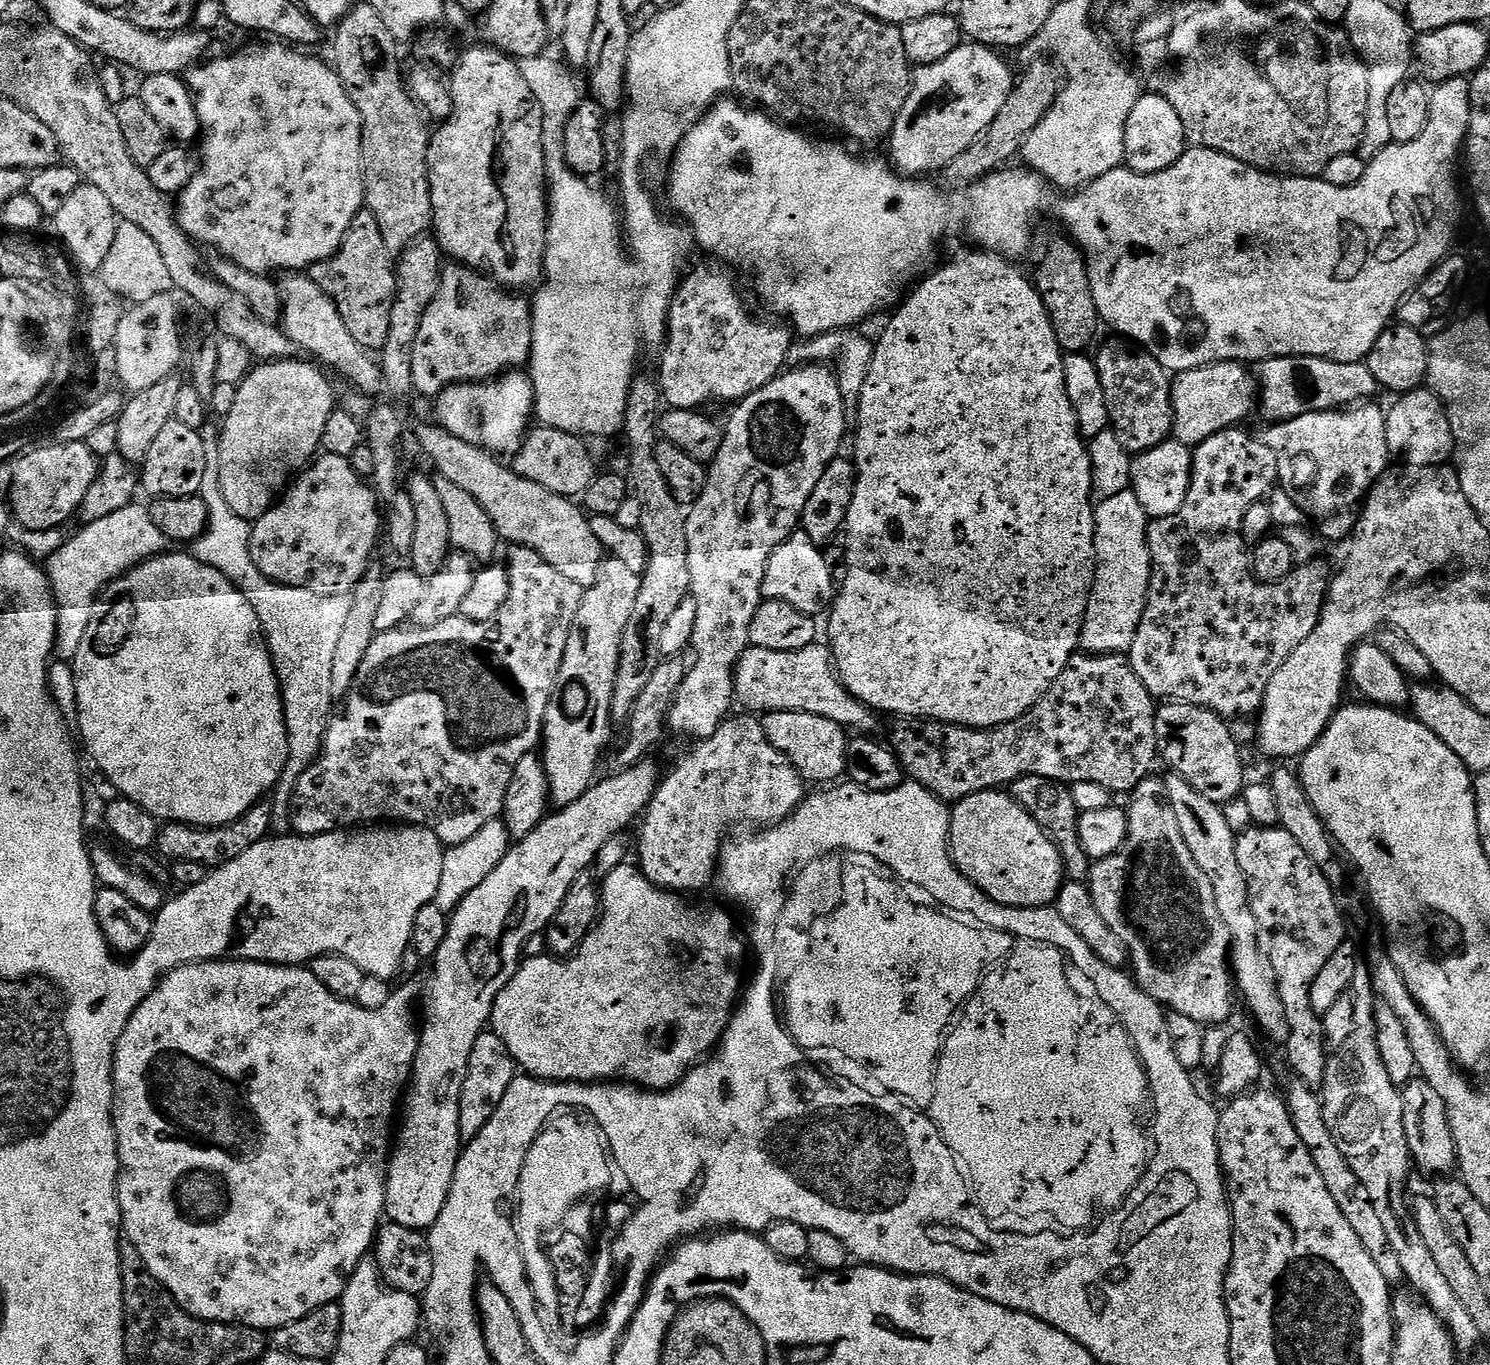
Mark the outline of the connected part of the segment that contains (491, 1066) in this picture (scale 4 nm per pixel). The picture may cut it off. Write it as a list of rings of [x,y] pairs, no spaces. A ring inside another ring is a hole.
[[[491,1030],[480,1033],[474,1042],[474,1050],[470,1050],[470,1062],[466,1066],[466,1078],[462,1082],[460,1109],[458,1110],[458,1126],[461,1141],[474,1139],[477,1134],[494,1118],[494,1110],[502,1106],[502,1098],[506,1098],[506,1090],[515,1082],[518,1075],[516,1059],[506,1050],[506,1042],[498,1038]]]

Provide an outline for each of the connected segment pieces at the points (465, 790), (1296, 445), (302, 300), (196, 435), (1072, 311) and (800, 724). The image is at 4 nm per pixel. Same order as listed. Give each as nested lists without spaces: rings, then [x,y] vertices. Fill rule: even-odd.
[[[513,547],[510,575],[512,586],[502,610],[481,624],[457,622],[455,619],[438,622],[438,626],[417,628],[401,626],[381,632],[370,642],[370,650],[366,650],[366,658],[362,658],[362,666],[351,688],[346,693],[348,701],[344,704],[344,713],[337,715],[328,725],[328,733],[320,756],[310,770],[302,774],[298,780],[296,792],[292,796],[292,832],[298,836],[321,836],[327,832],[355,830],[361,826],[376,826],[381,822],[395,822],[397,825],[415,824],[417,828],[430,830],[445,846],[461,844],[466,838],[474,838],[486,822],[497,819],[503,813],[506,790],[510,786],[510,778],[514,778],[514,766],[522,762],[526,754],[536,752],[542,740],[546,706],[550,702],[552,692],[556,688],[558,670],[562,666],[564,644],[568,640],[568,631],[572,629],[572,620],[580,605],[579,599],[568,592],[540,592],[540,584],[557,583],[558,577],[550,565],[541,560],[540,555],[530,548]]]
[[[1361,402],[1351,408],[1335,412],[1307,412],[1296,420],[1282,420],[1259,433],[1260,441],[1268,444],[1280,463],[1279,487],[1283,489],[1301,511],[1316,524],[1319,535],[1328,540],[1349,539],[1354,517],[1368,498],[1368,493],[1390,468],[1387,448],[1387,418],[1385,409],[1376,402]]]
[[[288,274],[279,281],[280,297],[283,300],[282,327],[285,334],[299,349],[313,352],[315,359],[326,365],[333,373],[341,372],[360,392],[376,396],[382,392],[382,368],[371,360],[369,349],[363,348],[346,330],[346,322],[333,302],[321,290],[320,285],[308,274]],[[284,280],[284,281],[282,281]],[[329,364],[329,365],[328,365]],[[332,368],[333,369],[332,369]]]
[[[172,419],[160,431],[150,445],[150,454],[146,454],[142,467],[138,472],[138,480],[149,492],[149,497],[194,496],[203,489],[206,470],[208,469],[209,445],[204,445],[201,429],[191,428]]]
[[[1068,238],[1054,241],[1049,246],[1036,276],[1034,275],[1034,283],[1044,298],[1044,305],[1054,326],[1054,338],[1060,351],[1065,354],[1087,353],[1097,343],[1096,335],[1099,334],[1100,328],[1102,329],[1102,321],[1096,309],[1094,294],[1090,290],[1088,264],[1084,261],[1080,245]]]
[[[770,712],[763,717],[762,723],[770,746],[781,752],[805,781],[812,783],[813,780],[820,784],[816,786],[828,786],[845,775],[850,736],[845,728],[838,726],[838,722],[830,722],[830,718],[818,718],[818,714],[805,712]]]

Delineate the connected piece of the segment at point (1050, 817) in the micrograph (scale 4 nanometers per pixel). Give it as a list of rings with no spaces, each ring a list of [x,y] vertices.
[[[1023,776],[1012,783],[1010,794],[1016,799],[1018,806],[1022,806],[1022,810],[1026,810],[1026,814],[1030,814],[1030,818],[1034,818],[1034,822],[1038,822],[1038,826],[1042,826],[1042,830],[1056,843],[1067,879],[1072,882],[1087,881],[1092,875],[1093,861],[1089,860],[1086,850],[1082,850],[1082,842],[1078,838],[1081,813],[1078,806],[1074,806],[1071,787],[1050,778]]]

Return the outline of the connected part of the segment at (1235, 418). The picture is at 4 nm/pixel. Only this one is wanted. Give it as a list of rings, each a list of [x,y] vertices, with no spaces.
[[[1227,360],[1217,364],[1207,364],[1194,370],[1175,373],[1172,382],[1172,409],[1174,422],[1172,436],[1190,449],[1195,449],[1206,438],[1214,438],[1227,428],[1243,425],[1244,419],[1258,404],[1258,384],[1247,372],[1243,363]]]

